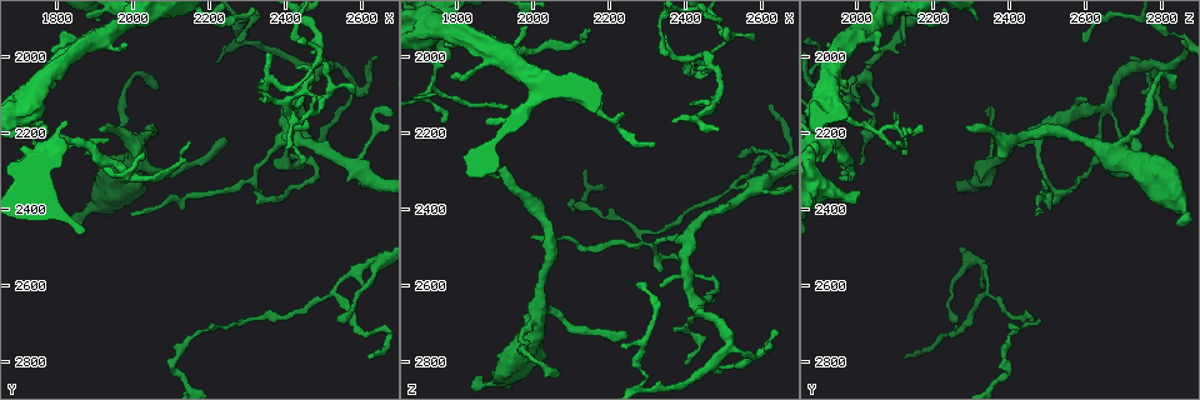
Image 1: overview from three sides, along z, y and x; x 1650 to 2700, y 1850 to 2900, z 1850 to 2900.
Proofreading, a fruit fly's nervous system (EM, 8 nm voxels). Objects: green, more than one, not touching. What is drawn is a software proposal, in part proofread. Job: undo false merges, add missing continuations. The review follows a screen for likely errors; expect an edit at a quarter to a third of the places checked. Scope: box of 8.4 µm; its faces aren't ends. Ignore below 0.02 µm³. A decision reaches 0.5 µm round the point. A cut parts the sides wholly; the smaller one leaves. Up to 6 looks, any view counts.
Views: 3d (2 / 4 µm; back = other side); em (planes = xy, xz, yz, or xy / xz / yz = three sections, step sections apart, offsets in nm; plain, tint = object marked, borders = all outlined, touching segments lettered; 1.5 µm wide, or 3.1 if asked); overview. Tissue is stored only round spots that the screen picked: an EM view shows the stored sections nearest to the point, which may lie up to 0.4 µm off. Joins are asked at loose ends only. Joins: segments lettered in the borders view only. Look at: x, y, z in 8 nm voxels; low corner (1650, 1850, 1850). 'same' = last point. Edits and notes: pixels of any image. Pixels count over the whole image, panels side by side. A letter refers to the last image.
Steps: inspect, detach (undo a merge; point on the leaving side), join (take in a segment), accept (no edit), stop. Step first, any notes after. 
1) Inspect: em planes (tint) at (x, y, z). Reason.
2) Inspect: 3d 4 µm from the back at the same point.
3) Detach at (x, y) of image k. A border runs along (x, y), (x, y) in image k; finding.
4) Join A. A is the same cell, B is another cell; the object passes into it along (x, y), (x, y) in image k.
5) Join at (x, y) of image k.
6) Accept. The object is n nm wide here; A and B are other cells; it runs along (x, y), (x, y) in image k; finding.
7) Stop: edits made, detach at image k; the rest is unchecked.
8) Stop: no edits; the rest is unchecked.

Inspect: 3d 4 µm at (1775, 2350, 2005). Branch stops here.

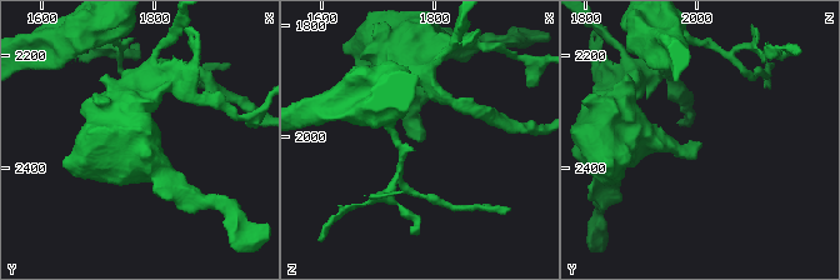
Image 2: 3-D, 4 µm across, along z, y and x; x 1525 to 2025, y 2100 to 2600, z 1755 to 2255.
Inspect: em planes (borders) at (1775, 2360, 2005).

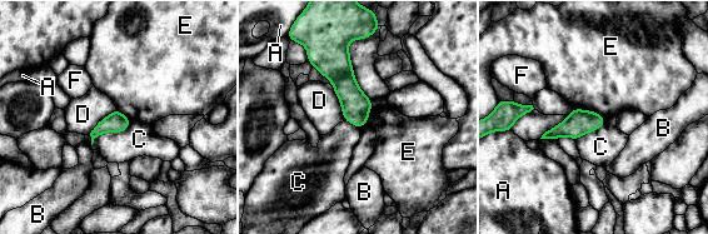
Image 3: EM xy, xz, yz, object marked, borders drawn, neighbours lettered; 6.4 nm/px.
Accept. A, B, C, D, E and F are other cells; a border runs along (130, 123), (90, 144) in image 3; no lettered segment goes on from it.

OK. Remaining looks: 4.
Inspect: em xz step 8 (borders) at (2270, 1960, 2605).

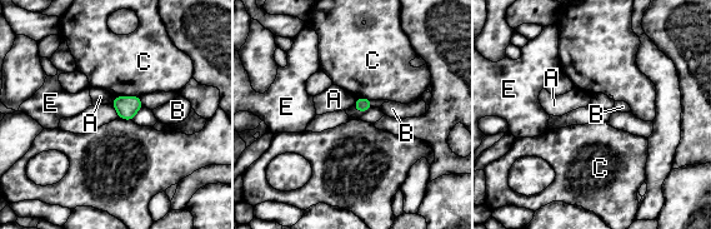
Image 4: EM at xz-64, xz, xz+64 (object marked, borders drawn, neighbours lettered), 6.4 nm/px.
Accept. The object is 90 nm wide here; the longest contact is with C, 140 nm; A, B, C and E are other cells; no lettered segment goes on from it.

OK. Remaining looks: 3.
Inspect: em yz step 8 (borders) at (2065, 2085, 2835). Thin end.

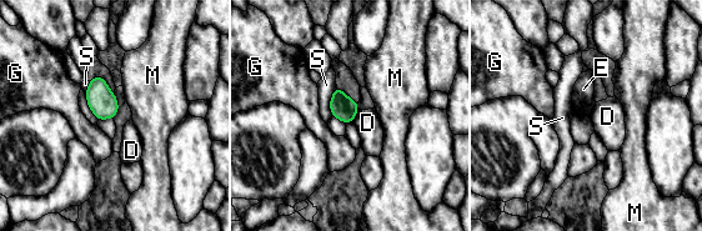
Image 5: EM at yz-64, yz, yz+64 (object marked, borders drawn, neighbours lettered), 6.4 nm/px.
Accept. The object is 160 nm wide here; D, E, G, M and S are other cells; no lettered segment goes on from it.

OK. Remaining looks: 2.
Stop: no edits; the rest is unchecked.

